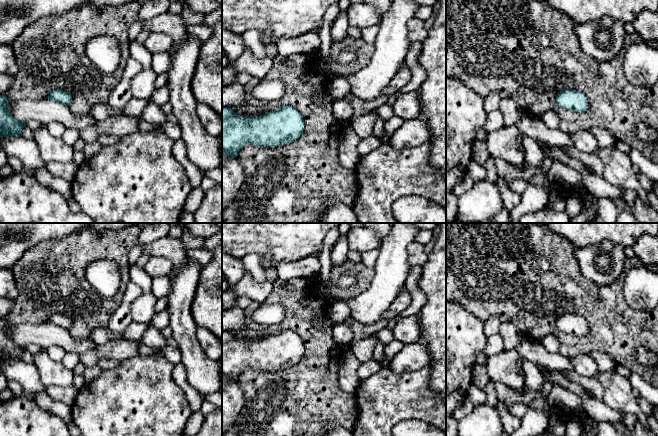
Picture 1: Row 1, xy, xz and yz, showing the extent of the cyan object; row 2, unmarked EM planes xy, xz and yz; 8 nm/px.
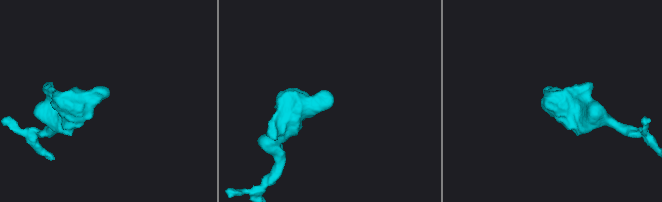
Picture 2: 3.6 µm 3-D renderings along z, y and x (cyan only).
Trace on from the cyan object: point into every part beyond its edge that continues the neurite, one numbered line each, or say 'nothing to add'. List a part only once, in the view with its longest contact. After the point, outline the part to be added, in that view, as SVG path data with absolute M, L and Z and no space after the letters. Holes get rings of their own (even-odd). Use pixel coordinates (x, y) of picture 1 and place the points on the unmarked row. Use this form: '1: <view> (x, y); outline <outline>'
nothing to add

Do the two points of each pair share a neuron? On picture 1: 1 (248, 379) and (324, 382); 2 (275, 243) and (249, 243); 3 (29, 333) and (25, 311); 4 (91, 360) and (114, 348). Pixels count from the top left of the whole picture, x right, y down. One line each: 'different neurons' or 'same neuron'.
1: same neuron
2: same neuron
3: different neurons
4: same neuron

